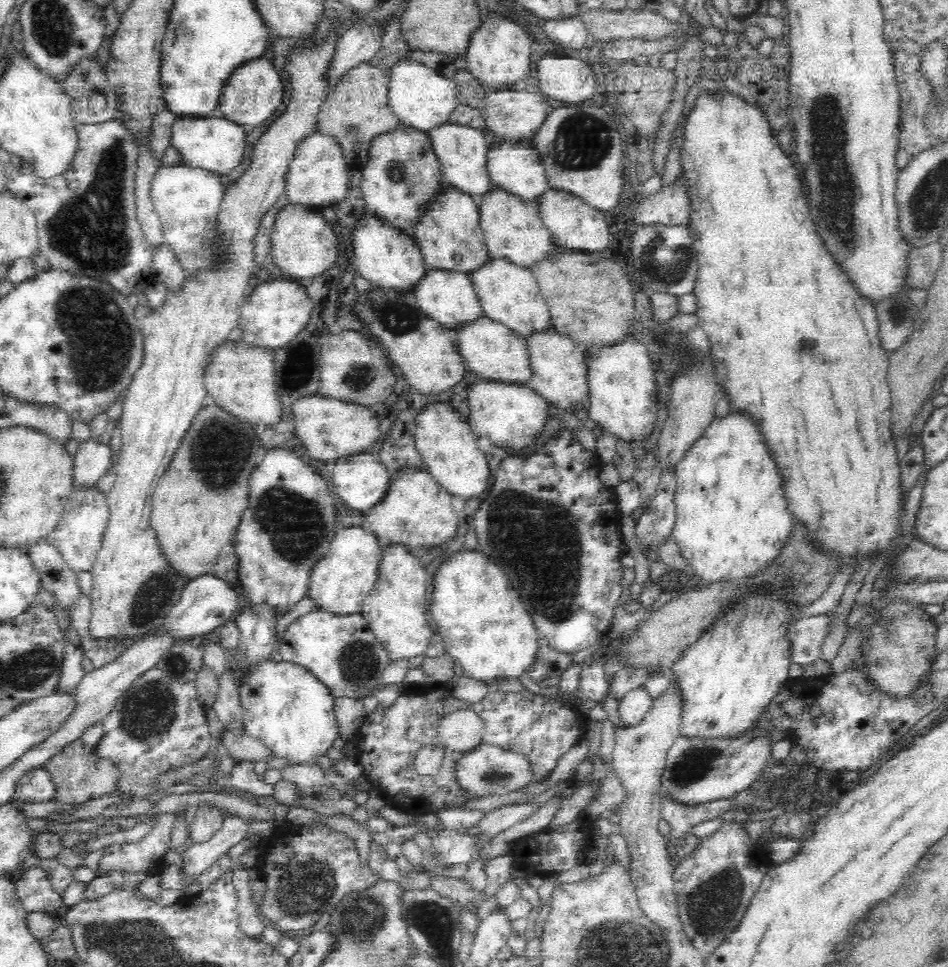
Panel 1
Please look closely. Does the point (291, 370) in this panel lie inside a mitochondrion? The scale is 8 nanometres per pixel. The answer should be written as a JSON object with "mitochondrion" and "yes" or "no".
{"mitochondrion":"no"}

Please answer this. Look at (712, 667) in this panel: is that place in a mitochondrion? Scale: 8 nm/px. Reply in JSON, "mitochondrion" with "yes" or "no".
{"mitochondrion":"no"}

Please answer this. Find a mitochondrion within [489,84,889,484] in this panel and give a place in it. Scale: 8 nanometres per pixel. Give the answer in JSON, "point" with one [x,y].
{"point":[831,175]}

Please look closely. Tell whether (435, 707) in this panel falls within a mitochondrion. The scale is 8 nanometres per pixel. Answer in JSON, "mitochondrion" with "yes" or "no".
{"mitochondrion":"no"}

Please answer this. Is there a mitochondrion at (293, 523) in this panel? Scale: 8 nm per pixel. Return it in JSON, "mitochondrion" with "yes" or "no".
{"mitochondrion":"yes"}

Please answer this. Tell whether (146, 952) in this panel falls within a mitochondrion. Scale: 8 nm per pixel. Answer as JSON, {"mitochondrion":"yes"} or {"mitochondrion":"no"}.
{"mitochondrion":"yes"}

